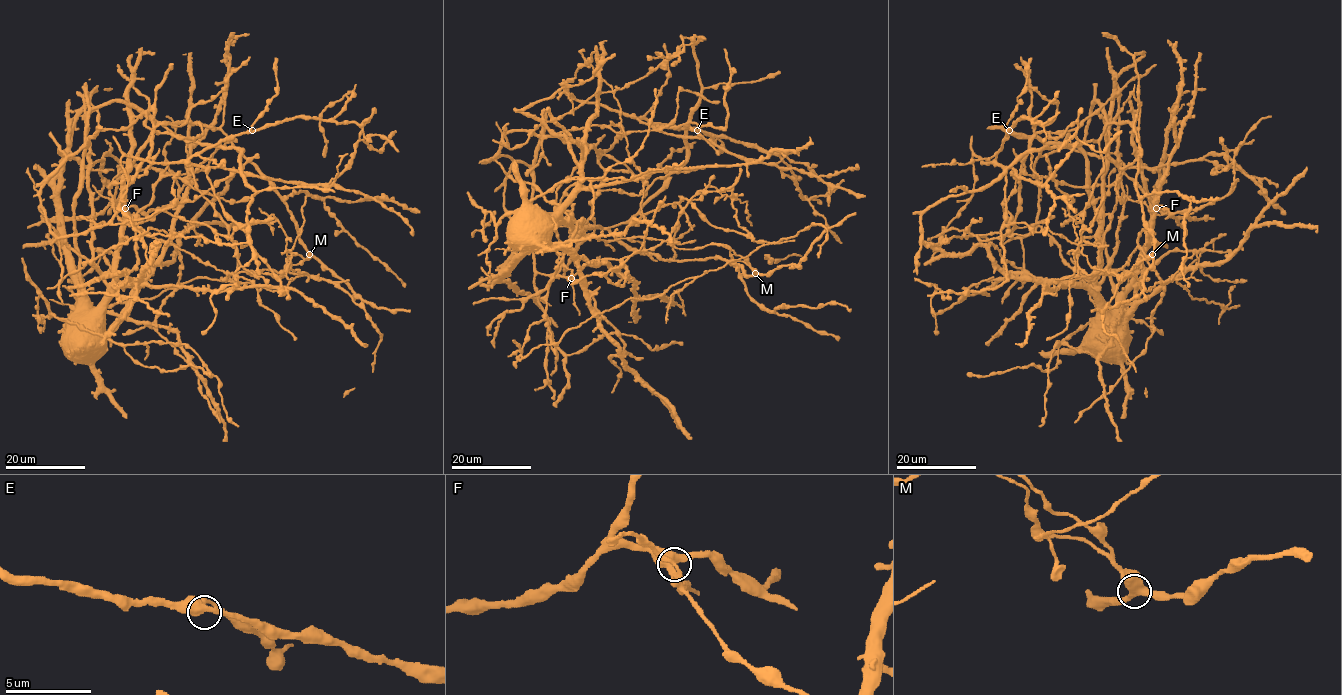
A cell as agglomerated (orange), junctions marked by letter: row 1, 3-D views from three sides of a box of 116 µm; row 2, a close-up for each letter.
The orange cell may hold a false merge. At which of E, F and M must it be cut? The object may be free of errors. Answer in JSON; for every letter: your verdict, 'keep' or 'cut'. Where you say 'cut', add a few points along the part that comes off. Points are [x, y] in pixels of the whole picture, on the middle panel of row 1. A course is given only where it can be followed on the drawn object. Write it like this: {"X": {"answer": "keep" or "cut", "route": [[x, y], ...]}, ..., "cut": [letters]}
{"E": {"answer": "keep"}, "F": {"answer": "keep"}, "M": {"answer": "keep"}, "cut": []}

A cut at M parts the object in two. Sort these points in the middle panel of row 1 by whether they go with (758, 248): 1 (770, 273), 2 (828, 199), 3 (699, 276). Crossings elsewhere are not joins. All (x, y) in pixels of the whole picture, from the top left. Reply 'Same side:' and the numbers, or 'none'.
Same side: 2, 3

